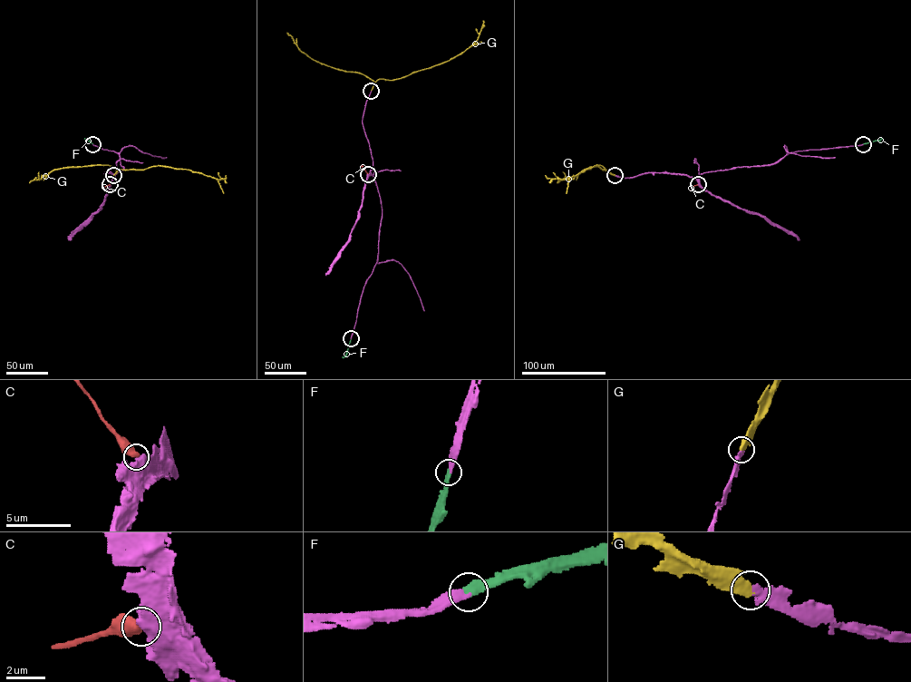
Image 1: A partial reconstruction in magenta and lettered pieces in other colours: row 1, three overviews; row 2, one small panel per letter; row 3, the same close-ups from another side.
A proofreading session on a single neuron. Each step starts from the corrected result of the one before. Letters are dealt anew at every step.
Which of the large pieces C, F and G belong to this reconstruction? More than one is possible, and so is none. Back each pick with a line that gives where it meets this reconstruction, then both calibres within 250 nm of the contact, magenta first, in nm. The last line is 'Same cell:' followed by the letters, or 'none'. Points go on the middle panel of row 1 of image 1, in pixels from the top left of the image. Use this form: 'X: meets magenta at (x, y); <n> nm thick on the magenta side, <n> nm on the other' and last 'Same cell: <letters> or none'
F: meets magenta at (351, 338); 300 nm thick on the magenta side, 400 nm on the other
G: meets magenta at (371, 91); 360 nm thick on the magenta side, 440 nm on the other
Same cell: F, G

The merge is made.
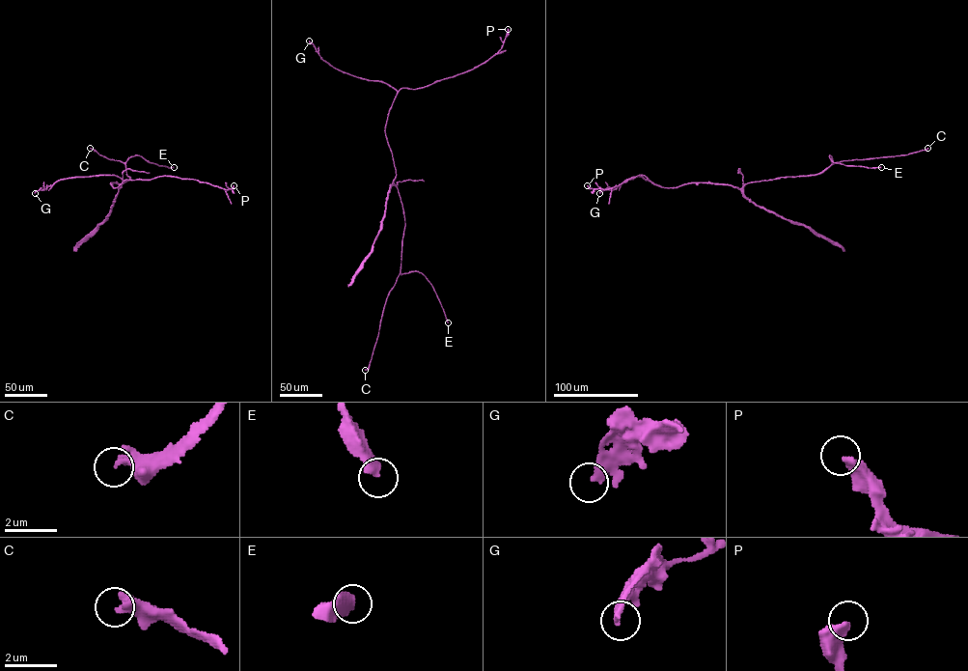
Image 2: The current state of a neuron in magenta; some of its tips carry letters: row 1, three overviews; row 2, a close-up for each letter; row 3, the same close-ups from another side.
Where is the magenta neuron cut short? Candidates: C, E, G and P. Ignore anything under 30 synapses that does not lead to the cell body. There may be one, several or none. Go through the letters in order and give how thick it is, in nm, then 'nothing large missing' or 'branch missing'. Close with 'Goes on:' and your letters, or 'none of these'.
C: calibre 280 nm; nothing large missing
E: calibre 400 nm; branch missing
G: calibre 280 nm; nothing large missing
P: calibre 400 nm; nothing large missing
Goes on: E

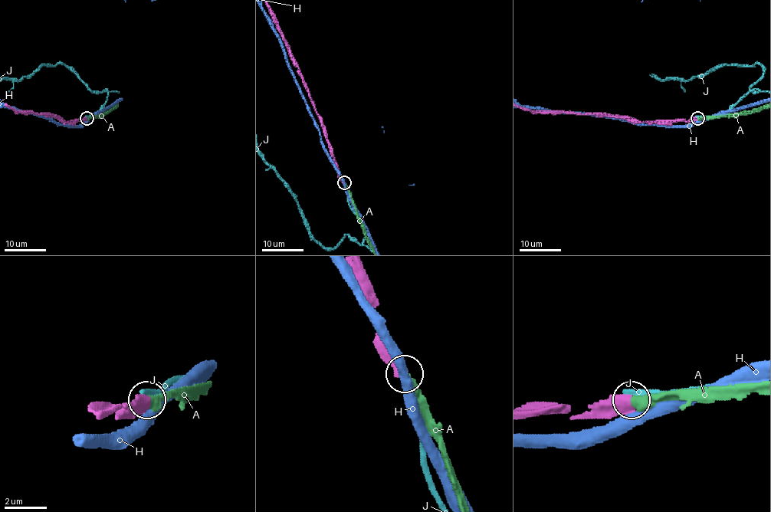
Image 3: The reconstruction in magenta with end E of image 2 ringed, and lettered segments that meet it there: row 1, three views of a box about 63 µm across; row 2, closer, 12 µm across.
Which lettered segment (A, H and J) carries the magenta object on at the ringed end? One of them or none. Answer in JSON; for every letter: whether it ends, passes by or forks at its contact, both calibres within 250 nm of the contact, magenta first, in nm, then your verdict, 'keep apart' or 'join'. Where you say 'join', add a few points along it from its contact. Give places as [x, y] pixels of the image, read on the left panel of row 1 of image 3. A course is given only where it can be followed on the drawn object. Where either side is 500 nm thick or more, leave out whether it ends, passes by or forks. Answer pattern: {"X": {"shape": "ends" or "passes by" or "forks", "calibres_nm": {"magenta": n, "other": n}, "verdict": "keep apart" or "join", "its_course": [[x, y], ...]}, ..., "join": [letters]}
{"A": {"shape": "ends", "calibres_nm": {"magenta": 460, "other": 480}, "verdict": "join"}, "H": {"calibres_nm": {"magenta": 550, "other": 480}, "verdict": "keep apart"}, "J": {"calibres_nm": {"magenta": 500, "other": 320}, "verdict": "keep apart"}, "join": ["A"]}

